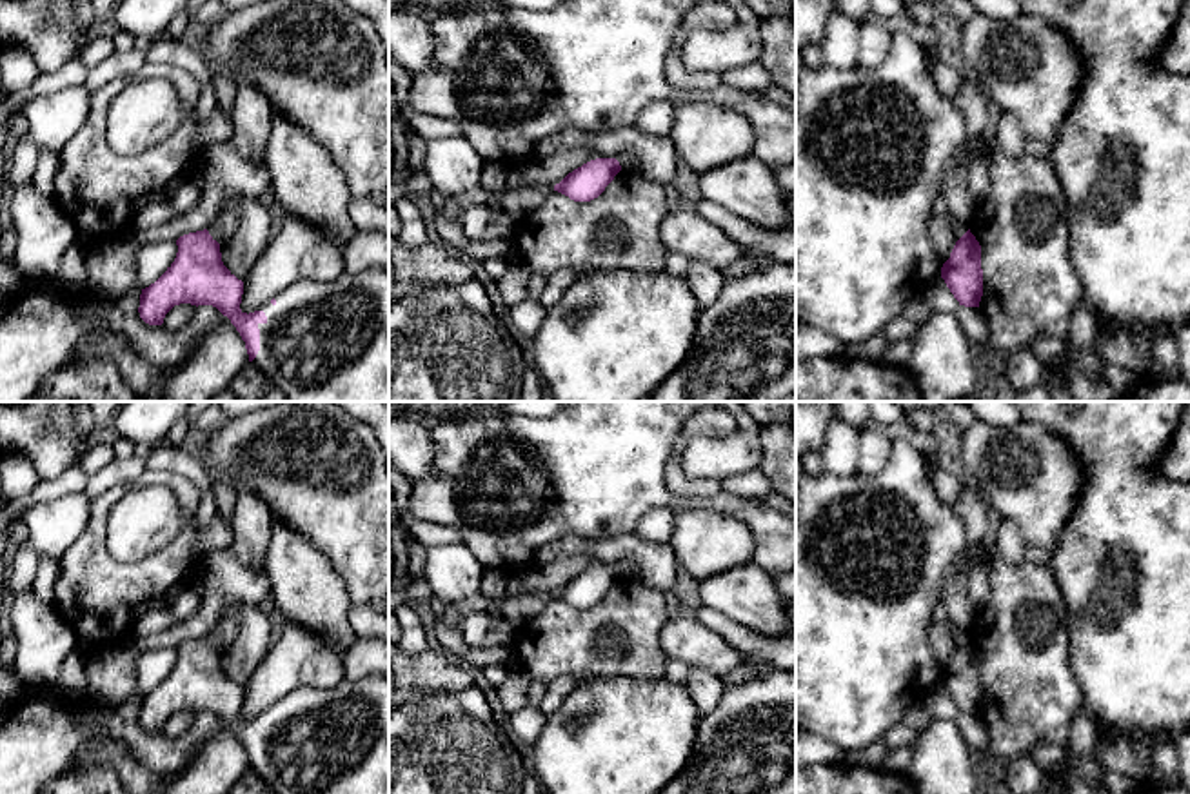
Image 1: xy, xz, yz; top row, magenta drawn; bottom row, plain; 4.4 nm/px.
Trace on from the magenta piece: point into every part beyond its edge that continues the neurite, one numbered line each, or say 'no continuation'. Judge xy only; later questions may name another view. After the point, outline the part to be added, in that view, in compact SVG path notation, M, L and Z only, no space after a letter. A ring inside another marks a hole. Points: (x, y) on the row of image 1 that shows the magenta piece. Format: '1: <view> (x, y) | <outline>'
1: xy (324, 340) | M371 269L360 274L343 273L332 282L298 280L274 296L276 303L267 302L258 311L267 316L260 329L260 351L251 362L269 382L273 382L289 402L389 402L389 273Z

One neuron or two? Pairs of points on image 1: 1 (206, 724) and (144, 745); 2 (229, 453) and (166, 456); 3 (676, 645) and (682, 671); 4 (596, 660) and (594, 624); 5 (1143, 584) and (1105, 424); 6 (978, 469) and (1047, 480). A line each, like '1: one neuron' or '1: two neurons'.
1: one neuron
2: two neurons
3: two neurons
4: one neuron
5: one neuron
6: one neuron

